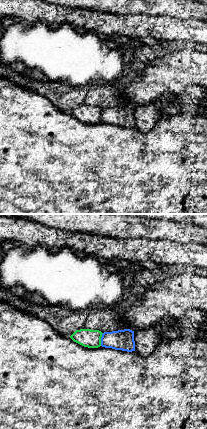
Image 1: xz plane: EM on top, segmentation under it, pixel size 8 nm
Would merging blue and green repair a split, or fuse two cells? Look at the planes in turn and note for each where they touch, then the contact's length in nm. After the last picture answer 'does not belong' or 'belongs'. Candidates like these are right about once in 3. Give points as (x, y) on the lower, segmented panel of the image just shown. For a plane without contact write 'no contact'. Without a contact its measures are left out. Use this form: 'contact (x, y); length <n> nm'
contact (101, 339); length 110 nm

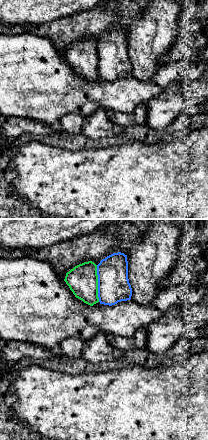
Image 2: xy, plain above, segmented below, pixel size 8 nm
contact (98, 283); length 300 nm

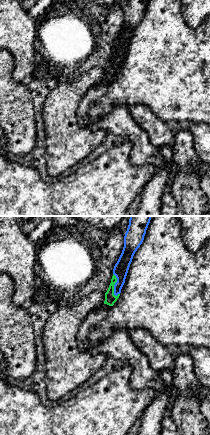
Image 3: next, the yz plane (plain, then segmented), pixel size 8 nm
contact (114, 285); length 190 nm

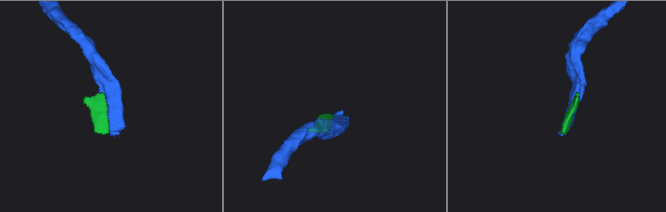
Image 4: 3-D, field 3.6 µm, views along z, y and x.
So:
does not belong

